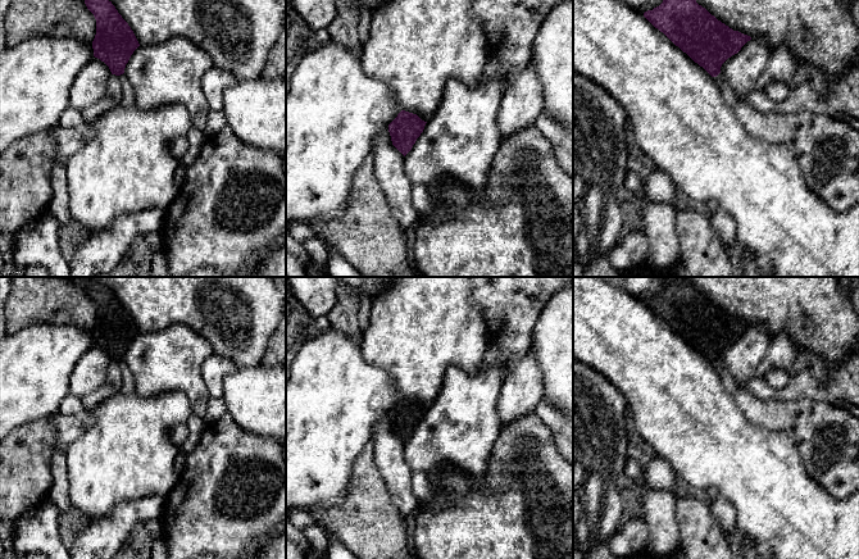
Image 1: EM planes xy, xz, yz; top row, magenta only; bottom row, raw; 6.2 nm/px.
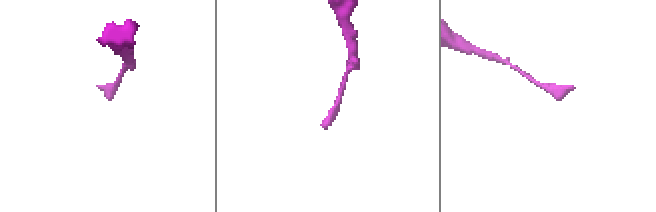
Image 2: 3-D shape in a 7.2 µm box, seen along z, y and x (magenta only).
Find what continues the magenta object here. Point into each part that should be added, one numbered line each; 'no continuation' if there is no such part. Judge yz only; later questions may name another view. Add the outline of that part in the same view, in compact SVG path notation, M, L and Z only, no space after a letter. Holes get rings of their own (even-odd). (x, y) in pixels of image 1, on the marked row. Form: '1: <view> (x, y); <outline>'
1: yz (826, 148); M719 73L714 77L714 81L721 90L726 104L732 108L747 133L768 144L783 145L796 159L806 186L831 209L836 213L844 213L859 203L859 131L846 123L842 115L810 112L799 112L794 114L762 113L745 101L737 100L735 91L724 79L723 74Z

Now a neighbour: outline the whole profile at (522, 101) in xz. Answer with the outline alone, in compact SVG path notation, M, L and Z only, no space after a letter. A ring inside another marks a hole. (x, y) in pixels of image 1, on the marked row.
M535 59L514 72L504 88L497 115L501 141L533 127L542 110L542 90L536 73Z

